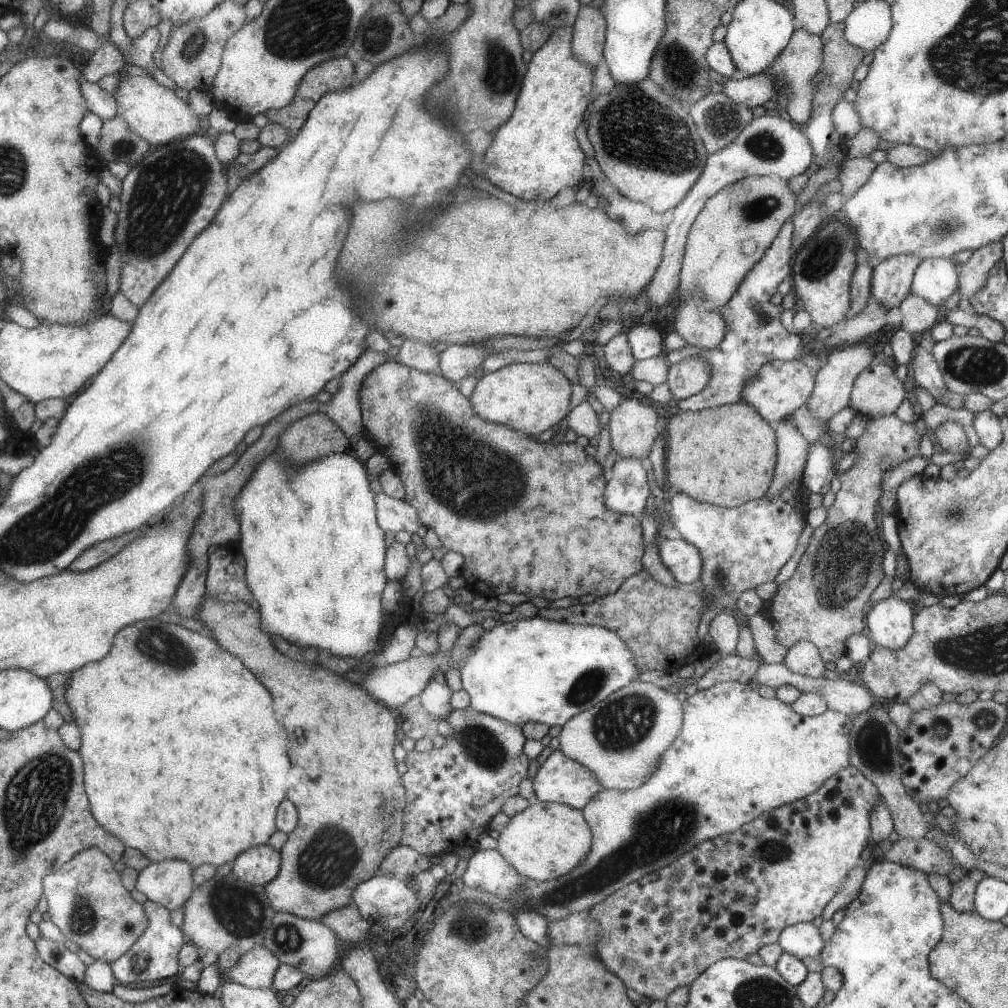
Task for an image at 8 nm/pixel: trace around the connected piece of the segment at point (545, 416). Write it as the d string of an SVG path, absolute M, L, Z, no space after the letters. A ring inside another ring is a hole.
M546 361L510 364L487 372L477 380L469 400L475 414L487 422L502 424L521 436L544 437L563 424L569 412L571 385Z

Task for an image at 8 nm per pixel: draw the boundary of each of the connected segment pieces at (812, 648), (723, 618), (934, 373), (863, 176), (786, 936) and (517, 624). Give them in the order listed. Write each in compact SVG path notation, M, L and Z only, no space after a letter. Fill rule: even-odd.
M807 640L795 642L788 648L782 662L787 670L806 677L822 677L824 661L818 648Z
M722 610L715 614L707 628L707 637L715 644L713 650L721 654L722 657L733 655L739 628L740 626L737 626L737 622L731 614L722 612Z
M915 346L915 352L911 354L911 368L913 368L913 380L935 400L939 400L945 390L948 390L944 383L939 367L931 352L921 346Z
M869 156L855 157L852 159L845 158L840 165L838 180L841 182L840 194L843 200L849 198L855 191L867 182L871 176L874 164L869 160Z
M811 923L787 926L776 944L782 949L782 953L788 953L799 960L819 956L824 946L819 930Z
M538 614L522 620L514 620L511 622L496 622L489 630L483 629L483 634L473 642L473 650L469 648L469 654L461 654L461 662L459 662L459 674L462 689L467 692L470 698L469 707L477 712L493 716L497 719L513 723L515 726L521 727L529 722L543 723L548 727L563 726L576 714L587 710L590 706L596 705L597 702L603 701L609 693L619 690L622 686L627 686L629 682L637 681L637 676L641 674L641 670L637 670L633 666L633 652L625 646L625 642L620 638L615 630L603 628L595 624L568 624L565 621L553 619L547 620L541 618Z

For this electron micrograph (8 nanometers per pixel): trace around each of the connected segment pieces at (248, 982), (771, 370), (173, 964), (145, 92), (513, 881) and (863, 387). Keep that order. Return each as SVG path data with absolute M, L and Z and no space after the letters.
M264 947L253 951L249 950L249 952L245 952L239 957L235 966L232 966L222 974L222 980L231 980L235 984L241 984L241 986L247 986L247 988L251 989L270 988L273 974L279 966L280 963Z
M773 359L767 362L751 380L745 382L740 400L753 406L760 413L761 418L775 425L789 412L806 404L814 384L815 374L811 372L810 366L804 360L793 359L789 362L781 362Z
M149 899L145 900L141 906L148 914L148 928L133 942L129 950L121 954L121 958L110 963L116 980L123 986L139 984L139 982L155 982L155 980L165 980L165 978L171 979L179 968L177 952L180 952L179 948L184 945L183 934L169 922L169 914L165 907Z
M124 73L118 75L119 84L117 92L114 95L118 104L118 115L125 120L129 130L140 136L142 140L145 140L151 148L165 145L169 143L169 140L173 140L173 138L179 139L179 134L183 134L185 137L195 136L193 132L197 130L197 118L189 112L187 104L183 100L179 100L179 97L175 96L174 92L171 92L171 89L167 90L167 88L163 88L163 85L159 86L153 77L126 76Z
M474 850L463 872L464 887L489 892L497 898L509 898L521 879L497 850Z
M881 360L857 375L850 392L849 406L867 417L882 417L893 413L905 398L905 388L895 378L893 364Z

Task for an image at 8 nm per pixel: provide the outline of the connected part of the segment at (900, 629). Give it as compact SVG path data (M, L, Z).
M892 593L869 609L865 633L877 646L899 650L911 637L911 616L911 604Z

